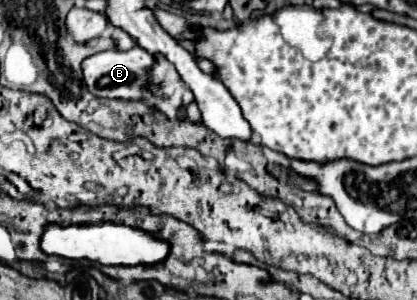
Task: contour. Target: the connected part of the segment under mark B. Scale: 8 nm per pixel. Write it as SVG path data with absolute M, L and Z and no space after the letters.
M133 46L127 52L121 50L105 50L95 56L89 56L83 62L83 78L91 94L97 98L121 98L121 100L141 100L145 96L145 70L153 66L153 56L147 54L141 46Z

